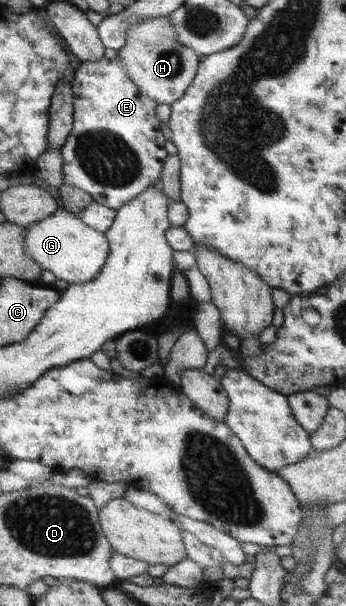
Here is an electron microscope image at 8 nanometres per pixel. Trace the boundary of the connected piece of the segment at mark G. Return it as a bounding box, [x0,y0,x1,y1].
[24,207,110,284]

